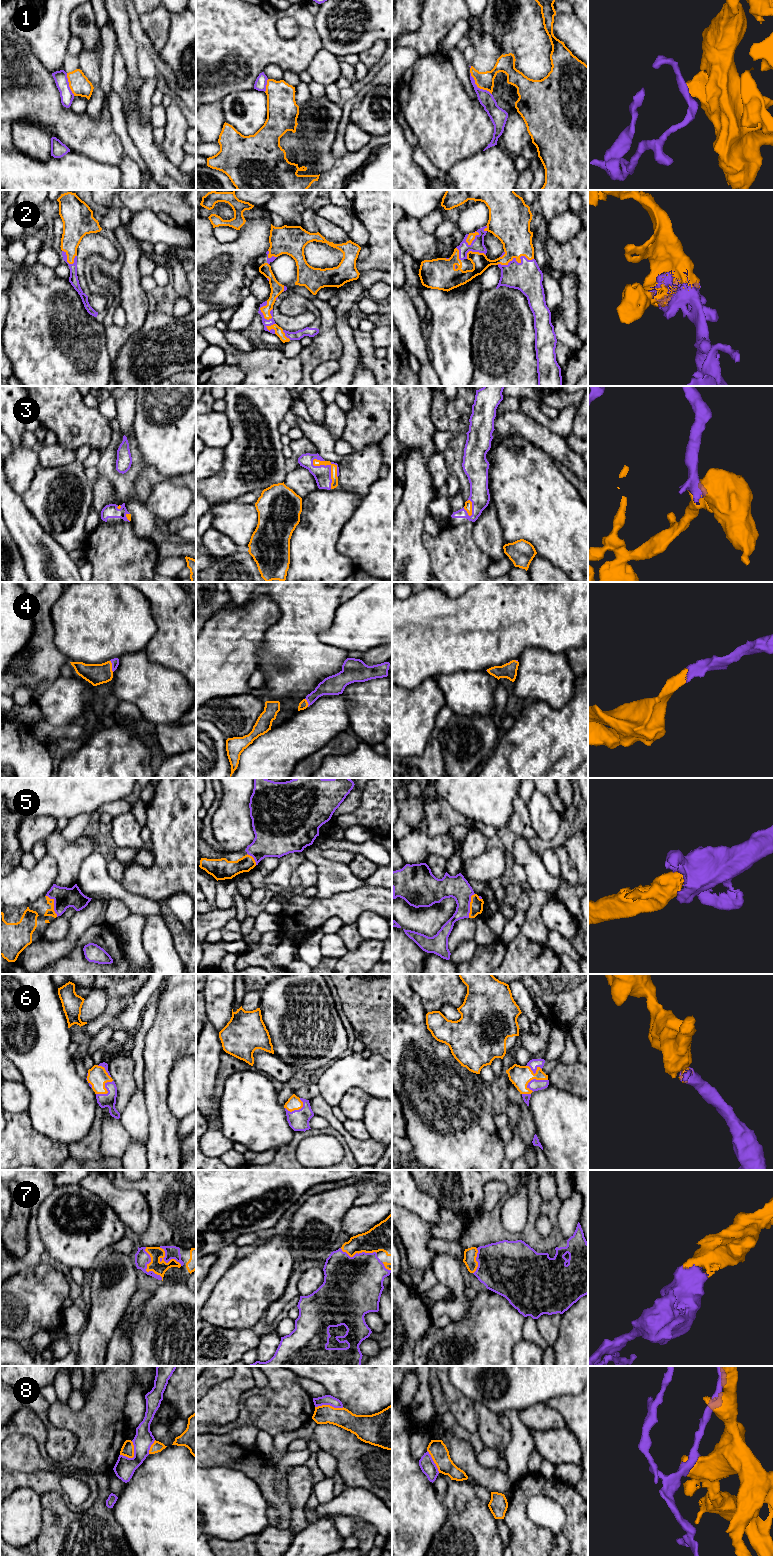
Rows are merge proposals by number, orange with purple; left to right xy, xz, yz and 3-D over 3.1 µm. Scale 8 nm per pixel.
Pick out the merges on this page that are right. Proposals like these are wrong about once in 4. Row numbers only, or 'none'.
2, 3, 4, 5, 6, 7

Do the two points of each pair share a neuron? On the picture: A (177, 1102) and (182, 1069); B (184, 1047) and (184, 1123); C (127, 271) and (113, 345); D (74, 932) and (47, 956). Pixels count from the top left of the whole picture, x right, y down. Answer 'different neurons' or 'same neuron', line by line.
A: same neuron
B: different neurons
C: same neuron
D: same neuron

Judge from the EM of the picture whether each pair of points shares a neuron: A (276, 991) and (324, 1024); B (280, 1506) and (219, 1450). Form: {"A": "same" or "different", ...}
{"A": "same", "B": "same"}

